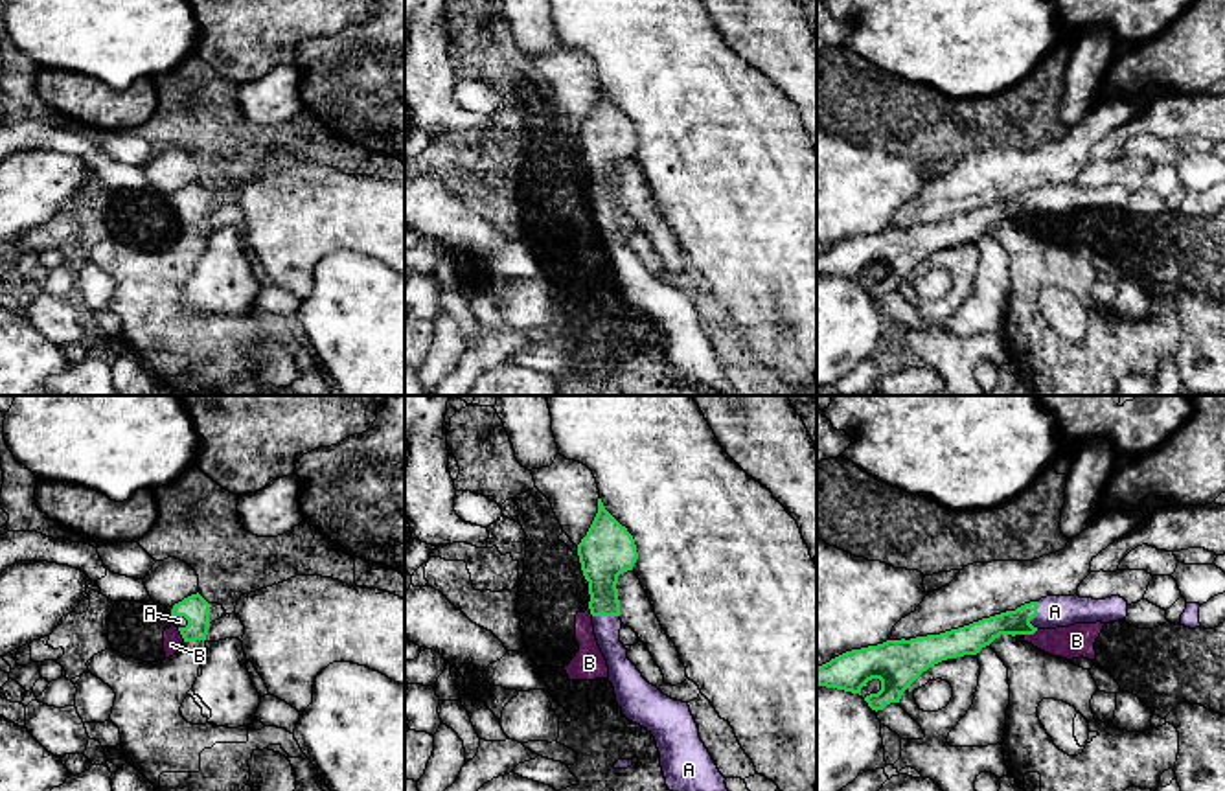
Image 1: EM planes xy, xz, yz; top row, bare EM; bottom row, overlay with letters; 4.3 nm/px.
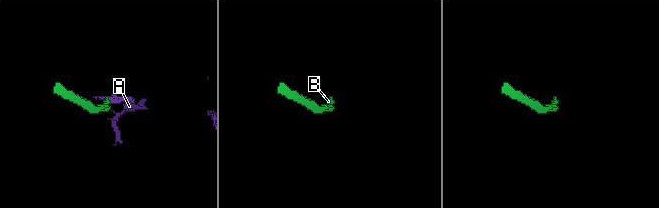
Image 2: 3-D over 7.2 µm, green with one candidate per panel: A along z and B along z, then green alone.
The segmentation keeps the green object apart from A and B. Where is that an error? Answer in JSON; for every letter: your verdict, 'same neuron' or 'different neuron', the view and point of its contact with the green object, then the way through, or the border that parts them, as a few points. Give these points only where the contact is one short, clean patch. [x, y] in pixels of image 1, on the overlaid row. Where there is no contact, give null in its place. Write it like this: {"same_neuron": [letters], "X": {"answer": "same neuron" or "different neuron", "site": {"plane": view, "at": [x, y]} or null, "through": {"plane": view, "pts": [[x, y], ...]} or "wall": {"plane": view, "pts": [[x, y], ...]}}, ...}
{"same_neuron": ["A"], "A": {"answer": "same neuron", "site": {"plane": "yz", "at": [1036, 615]}, "through": {"plane": "yz", "pts": [[984, 631], [1036, 615], [1054, 611]]}}, "B": {"answer": "different neuron", "site": {"plane": "xy", "at": [181, 633]}, "wall": {"plane": "xy", "pts": [[177, 628], [184, 641]]}}}

